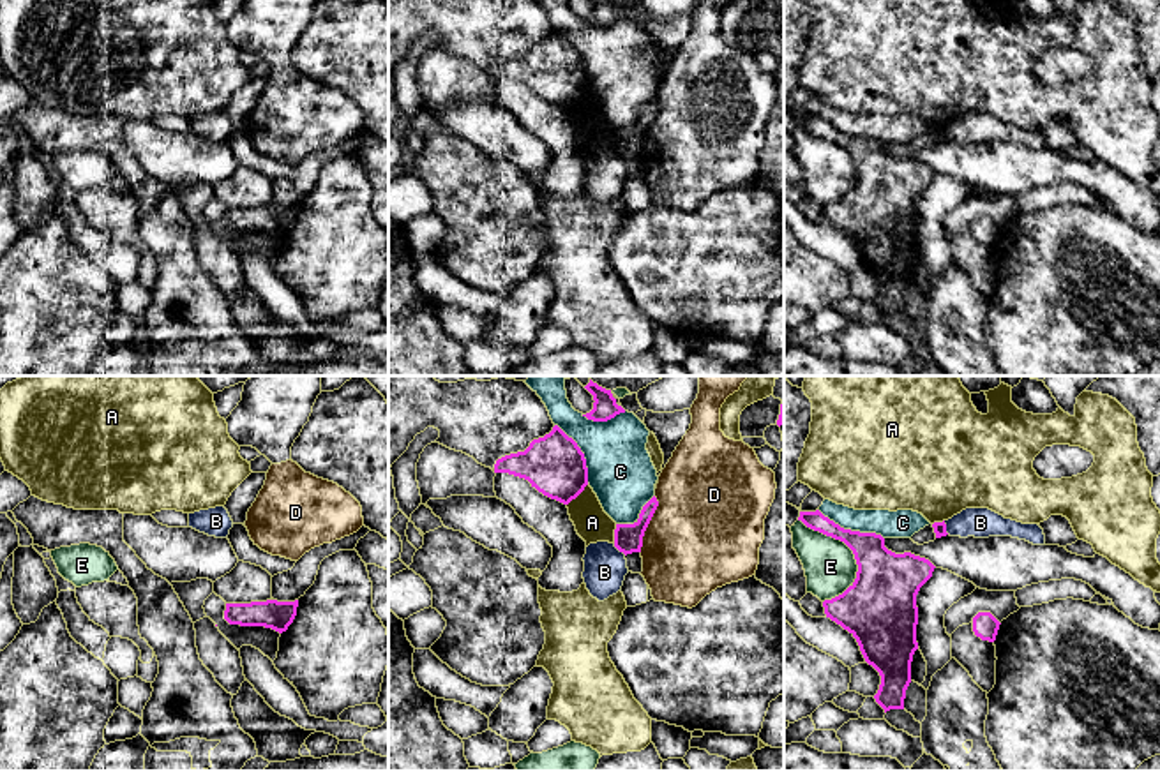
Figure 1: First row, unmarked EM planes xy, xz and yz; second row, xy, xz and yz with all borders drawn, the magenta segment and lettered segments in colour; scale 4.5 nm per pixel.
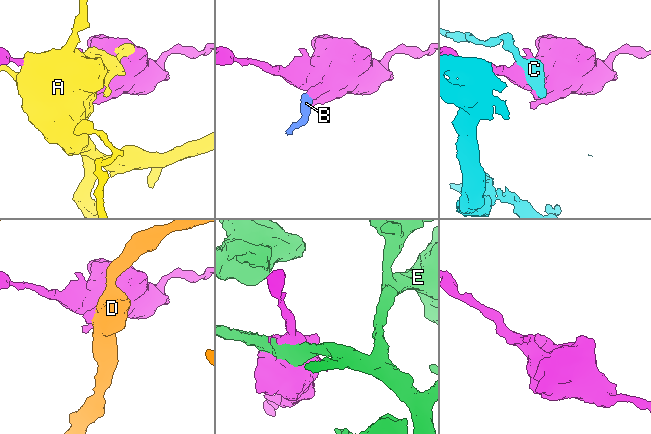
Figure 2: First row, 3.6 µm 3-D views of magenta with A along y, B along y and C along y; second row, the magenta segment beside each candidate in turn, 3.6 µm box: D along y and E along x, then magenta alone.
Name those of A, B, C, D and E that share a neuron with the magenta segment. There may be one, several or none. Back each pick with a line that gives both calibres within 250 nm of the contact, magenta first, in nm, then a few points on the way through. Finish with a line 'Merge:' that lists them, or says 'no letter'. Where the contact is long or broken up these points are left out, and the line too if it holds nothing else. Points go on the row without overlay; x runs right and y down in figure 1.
Merge: no letter

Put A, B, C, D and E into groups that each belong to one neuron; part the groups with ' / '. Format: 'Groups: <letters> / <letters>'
Groups: A / B / C / D / E

